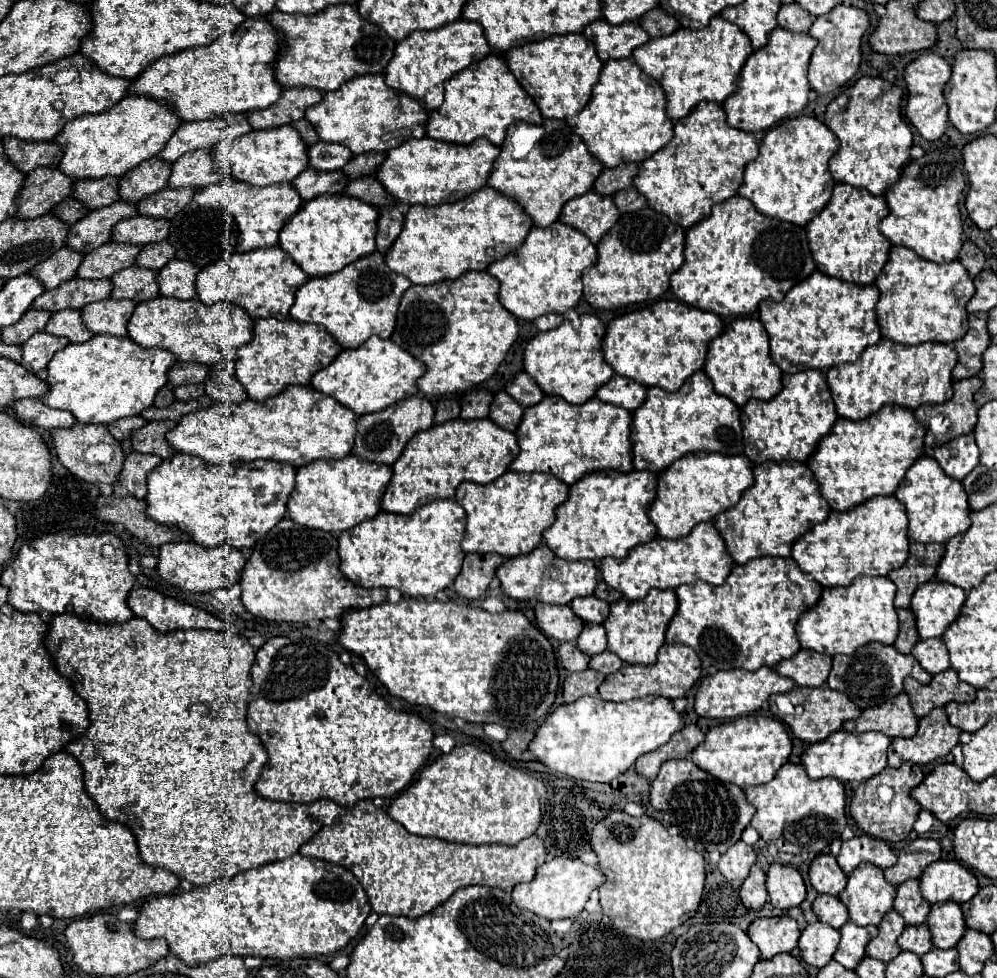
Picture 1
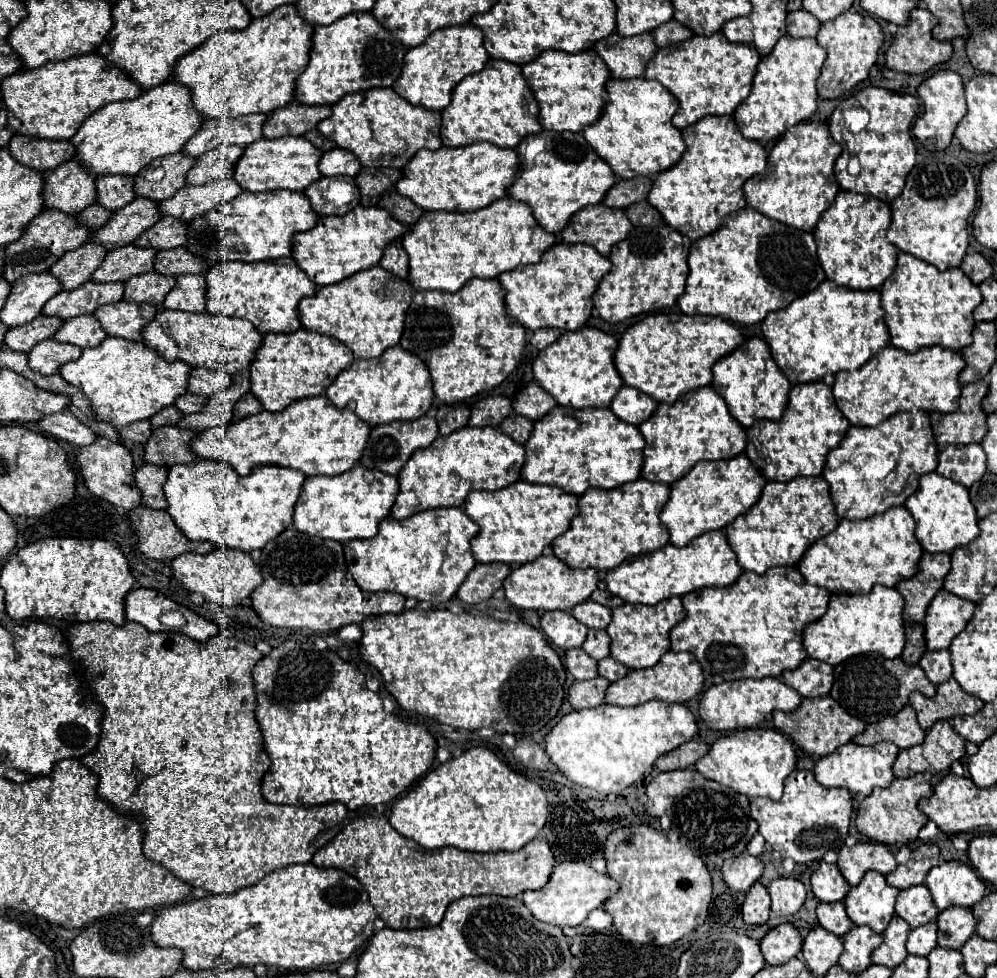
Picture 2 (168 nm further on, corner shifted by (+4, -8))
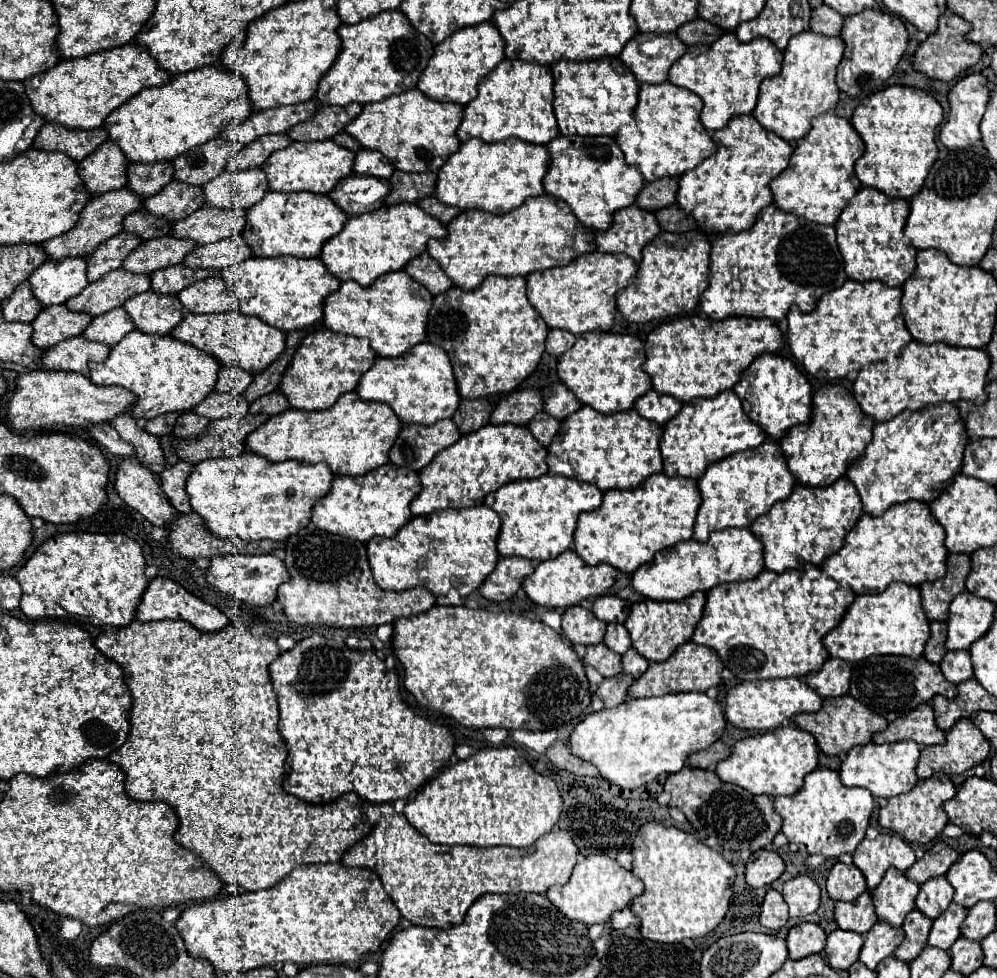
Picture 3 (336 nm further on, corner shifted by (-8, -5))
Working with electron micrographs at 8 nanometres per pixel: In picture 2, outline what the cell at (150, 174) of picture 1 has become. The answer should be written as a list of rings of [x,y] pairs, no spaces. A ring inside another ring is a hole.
[[[184,151],[154,159],[152,163],[148,163],[148,167],[144,167],[144,171],[134,177],[136,193],[154,201],[170,199],[178,189],[186,185],[186,173],[194,165],[196,157]]]

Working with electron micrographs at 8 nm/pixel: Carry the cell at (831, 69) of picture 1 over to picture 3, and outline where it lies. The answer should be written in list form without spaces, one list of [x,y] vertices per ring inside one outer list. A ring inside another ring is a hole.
[[[864,10],[848,16],[844,20],[840,36],[846,44],[846,50],[836,72],[836,84],[840,92],[846,92],[848,96],[866,96],[880,90],[884,82],[892,76],[898,60],[908,46],[908,32],[902,20],[894,14],[880,10]]]

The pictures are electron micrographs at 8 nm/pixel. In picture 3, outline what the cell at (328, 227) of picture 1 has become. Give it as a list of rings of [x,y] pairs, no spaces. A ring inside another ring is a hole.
[[[396,204],[382,206],[364,216],[352,216],[346,220],[346,226],[324,242],[320,260],[338,280],[354,280],[360,286],[372,284],[378,276],[402,270],[408,260],[426,250],[430,238],[440,240],[446,234],[444,224],[436,222],[432,216],[422,212],[416,204]]]

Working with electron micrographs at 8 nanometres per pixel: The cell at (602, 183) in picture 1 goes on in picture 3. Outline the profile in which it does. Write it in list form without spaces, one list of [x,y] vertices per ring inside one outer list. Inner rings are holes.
[[[662,178],[652,184],[646,184],[636,198],[636,206],[650,212],[670,206],[676,202],[676,188],[678,188],[676,178]]]

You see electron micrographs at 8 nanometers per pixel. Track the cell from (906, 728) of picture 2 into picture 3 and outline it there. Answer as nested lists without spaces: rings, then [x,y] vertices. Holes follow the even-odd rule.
[[[928,702],[920,704],[906,716],[900,716],[886,730],[872,736],[872,742],[886,744],[886,742],[900,742],[900,740],[914,740],[916,744],[944,744],[944,732],[934,722],[934,712]]]

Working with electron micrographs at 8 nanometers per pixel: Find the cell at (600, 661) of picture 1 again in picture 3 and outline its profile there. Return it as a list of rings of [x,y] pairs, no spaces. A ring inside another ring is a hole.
[[[630,648],[630,650],[622,656],[622,672],[624,672],[624,674],[630,674],[630,676],[638,678],[646,668],[648,668],[648,662],[646,662],[634,648]]]

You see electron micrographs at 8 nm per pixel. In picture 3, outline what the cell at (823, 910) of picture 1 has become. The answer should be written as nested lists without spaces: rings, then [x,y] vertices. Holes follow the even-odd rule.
[[[864,892],[852,902],[836,902],[834,918],[840,930],[866,934],[878,922],[872,900],[870,900],[870,892]]]

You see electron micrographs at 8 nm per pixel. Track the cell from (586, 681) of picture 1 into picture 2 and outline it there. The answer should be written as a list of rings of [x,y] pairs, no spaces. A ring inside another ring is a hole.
[[[596,677],[592,681],[574,681],[574,685],[568,691],[570,705],[574,709],[588,709],[602,705],[608,685],[610,681],[604,677]]]

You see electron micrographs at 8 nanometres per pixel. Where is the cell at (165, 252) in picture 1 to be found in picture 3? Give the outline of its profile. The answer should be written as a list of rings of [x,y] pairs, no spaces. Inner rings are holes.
[[[234,236],[234,238],[224,238],[218,242],[206,244],[206,246],[196,246],[182,262],[184,262],[184,266],[190,266],[190,268],[222,272],[224,268],[240,264],[242,260],[246,260],[250,256],[252,256],[252,252],[244,244],[244,240],[240,236]]]

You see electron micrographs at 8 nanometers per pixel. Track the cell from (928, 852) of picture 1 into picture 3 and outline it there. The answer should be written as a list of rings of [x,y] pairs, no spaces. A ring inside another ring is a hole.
[[[938,842],[930,850],[926,850],[924,858],[916,860],[916,864],[904,874],[908,874],[908,878],[916,884],[924,884],[930,878],[944,876],[956,860],[958,860],[958,852],[944,842]]]

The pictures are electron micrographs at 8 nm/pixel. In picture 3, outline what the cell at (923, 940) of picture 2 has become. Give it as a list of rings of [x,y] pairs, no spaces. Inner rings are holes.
[[[950,904],[934,922],[932,930],[928,936],[928,946],[940,948],[940,950],[950,950],[954,940],[960,936],[960,924],[966,918],[966,908],[958,904]]]

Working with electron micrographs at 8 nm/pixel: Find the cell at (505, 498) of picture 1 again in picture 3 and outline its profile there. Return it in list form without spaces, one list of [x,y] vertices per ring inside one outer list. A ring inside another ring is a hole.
[[[544,474],[544,476],[534,478],[534,480],[510,482],[504,488],[488,494],[484,498],[484,504],[488,508],[492,508],[502,520],[502,528],[500,528],[500,534],[496,540],[498,554],[500,556],[522,556],[528,560],[542,562],[542,560],[556,558],[558,554],[562,554],[564,550],[570,548],[574,530],[576,530],[576,522],[578,522],[578,514],[586,512],[586,510],[596,510],[602,504],[602,492],[594,484],[588,484],[588,482],[576,482],[576,480],[566,478],[566,476]]]

